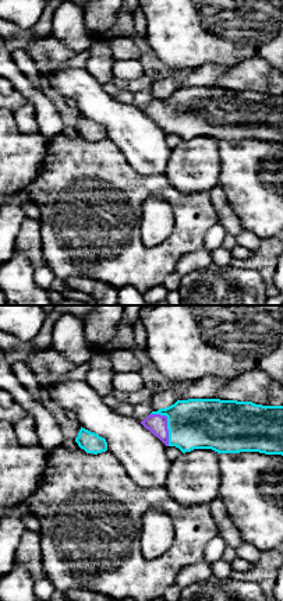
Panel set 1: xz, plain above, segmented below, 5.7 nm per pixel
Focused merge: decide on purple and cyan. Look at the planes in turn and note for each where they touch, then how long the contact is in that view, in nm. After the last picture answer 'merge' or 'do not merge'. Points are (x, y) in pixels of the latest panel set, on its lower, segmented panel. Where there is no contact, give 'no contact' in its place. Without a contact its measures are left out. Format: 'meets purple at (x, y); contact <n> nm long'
meets purple at (166, 424); contact 220 nm long

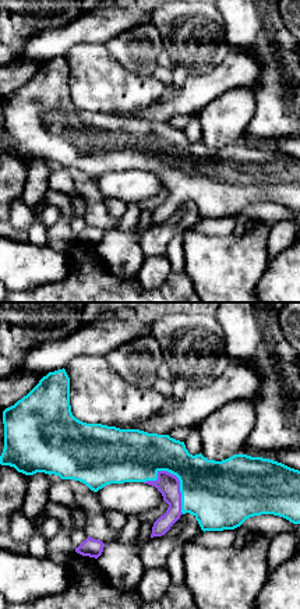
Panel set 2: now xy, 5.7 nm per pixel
meets purple at (176, 477); contact 300 nm long

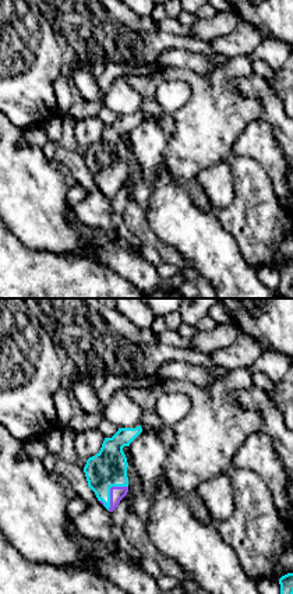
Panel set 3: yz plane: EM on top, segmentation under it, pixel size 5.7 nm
meets purple at (110, 491); contact 180 nm long

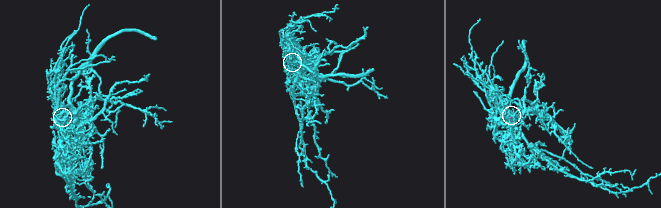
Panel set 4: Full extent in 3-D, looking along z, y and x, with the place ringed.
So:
merge

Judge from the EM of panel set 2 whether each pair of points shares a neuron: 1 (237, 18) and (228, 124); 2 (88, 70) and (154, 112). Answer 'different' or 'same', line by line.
1: different
2: different

